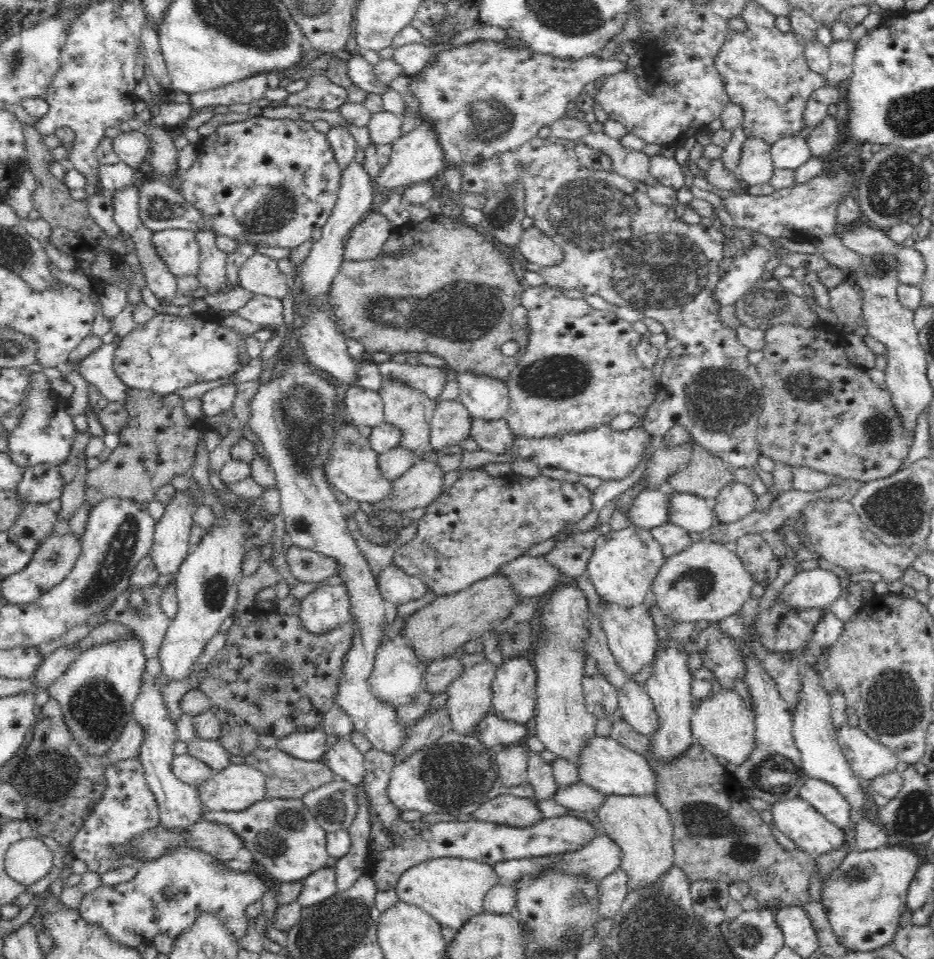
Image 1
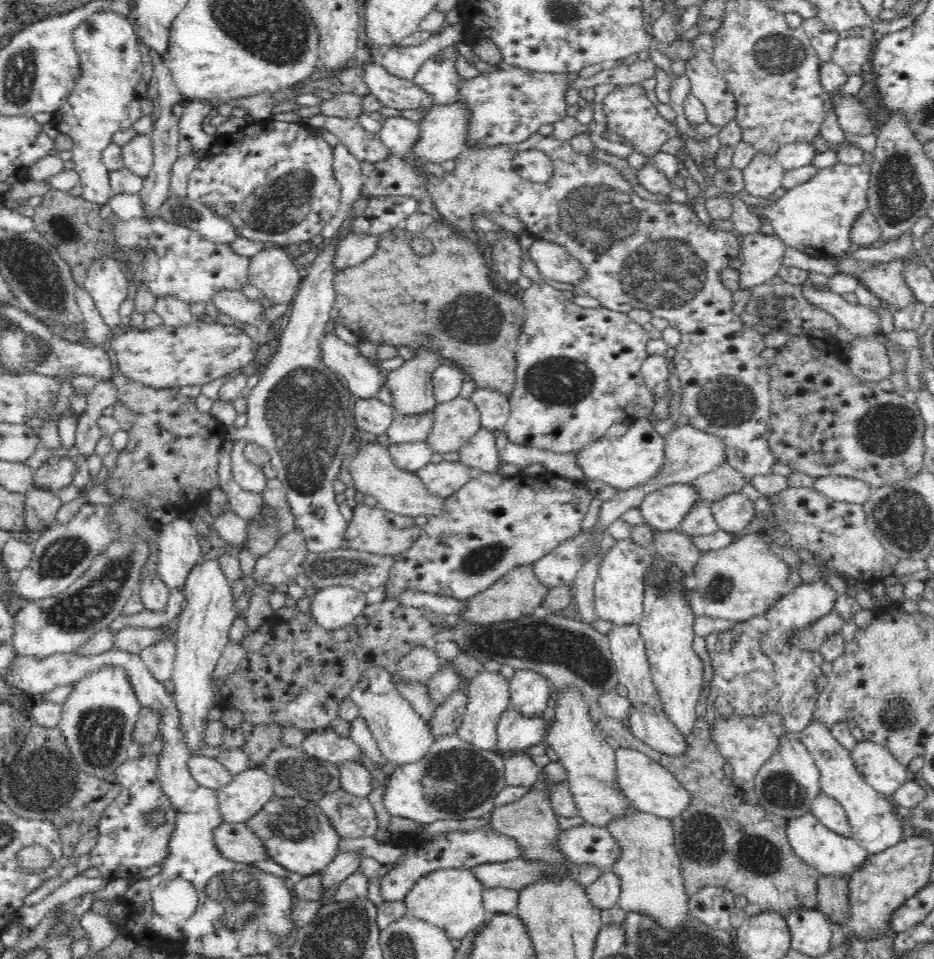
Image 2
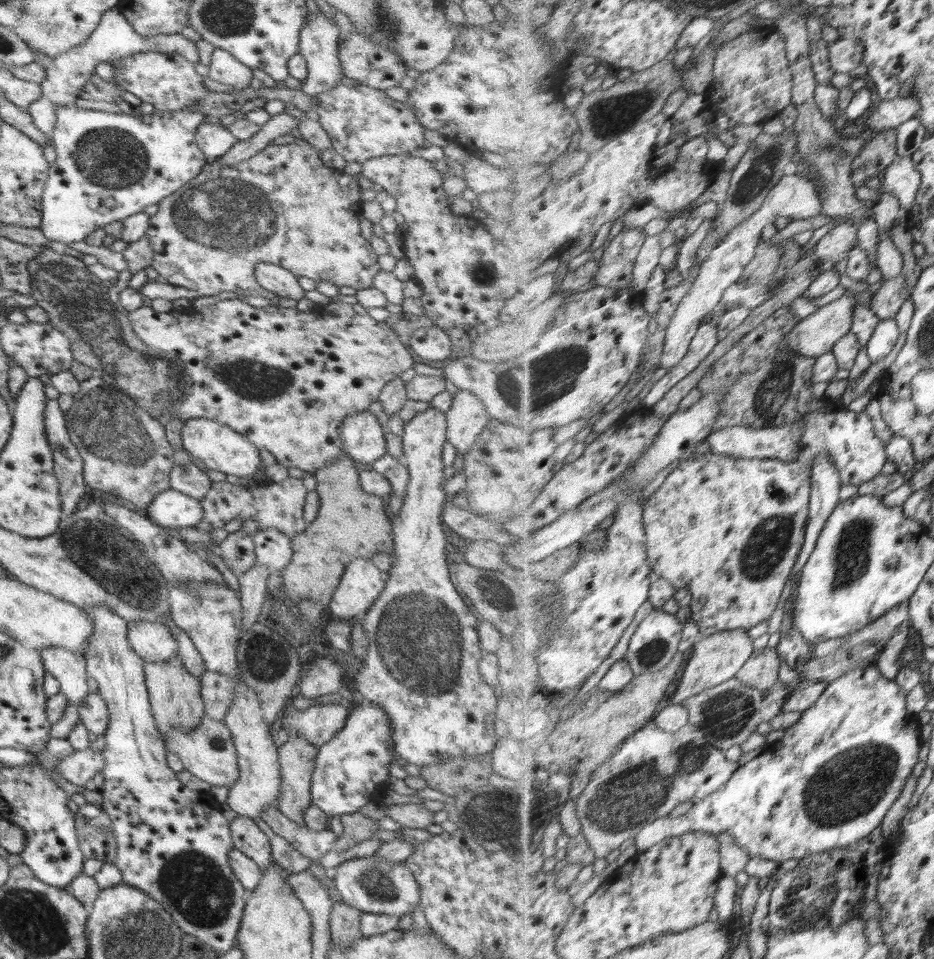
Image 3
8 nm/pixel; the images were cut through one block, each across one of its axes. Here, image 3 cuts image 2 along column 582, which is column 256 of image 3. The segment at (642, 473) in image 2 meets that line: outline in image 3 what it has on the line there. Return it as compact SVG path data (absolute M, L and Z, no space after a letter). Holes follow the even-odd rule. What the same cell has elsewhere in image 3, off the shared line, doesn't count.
M206 418L186 420L182 427L182 443L183 450L200 459L203 466L210 470L218 470L234 476L253 476L261 468L262 459L259 451L250 444L250 441L217 420Z

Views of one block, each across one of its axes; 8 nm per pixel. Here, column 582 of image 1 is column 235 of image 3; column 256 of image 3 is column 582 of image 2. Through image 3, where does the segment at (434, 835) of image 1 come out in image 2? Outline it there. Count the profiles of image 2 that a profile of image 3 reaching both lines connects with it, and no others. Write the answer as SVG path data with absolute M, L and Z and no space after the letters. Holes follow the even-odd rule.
M586 822L567 831L560 830L554 844L566 860L574 864L587 864L606 871L620 860L620 845L604 826L592 826Z

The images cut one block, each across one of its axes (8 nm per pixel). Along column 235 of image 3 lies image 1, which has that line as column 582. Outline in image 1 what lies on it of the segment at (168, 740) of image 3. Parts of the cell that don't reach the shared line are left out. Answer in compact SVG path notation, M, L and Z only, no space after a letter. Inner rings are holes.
M594 735L579 756L579 780L604 796L657 796L657 773L648 758L622 746L612 737Z

